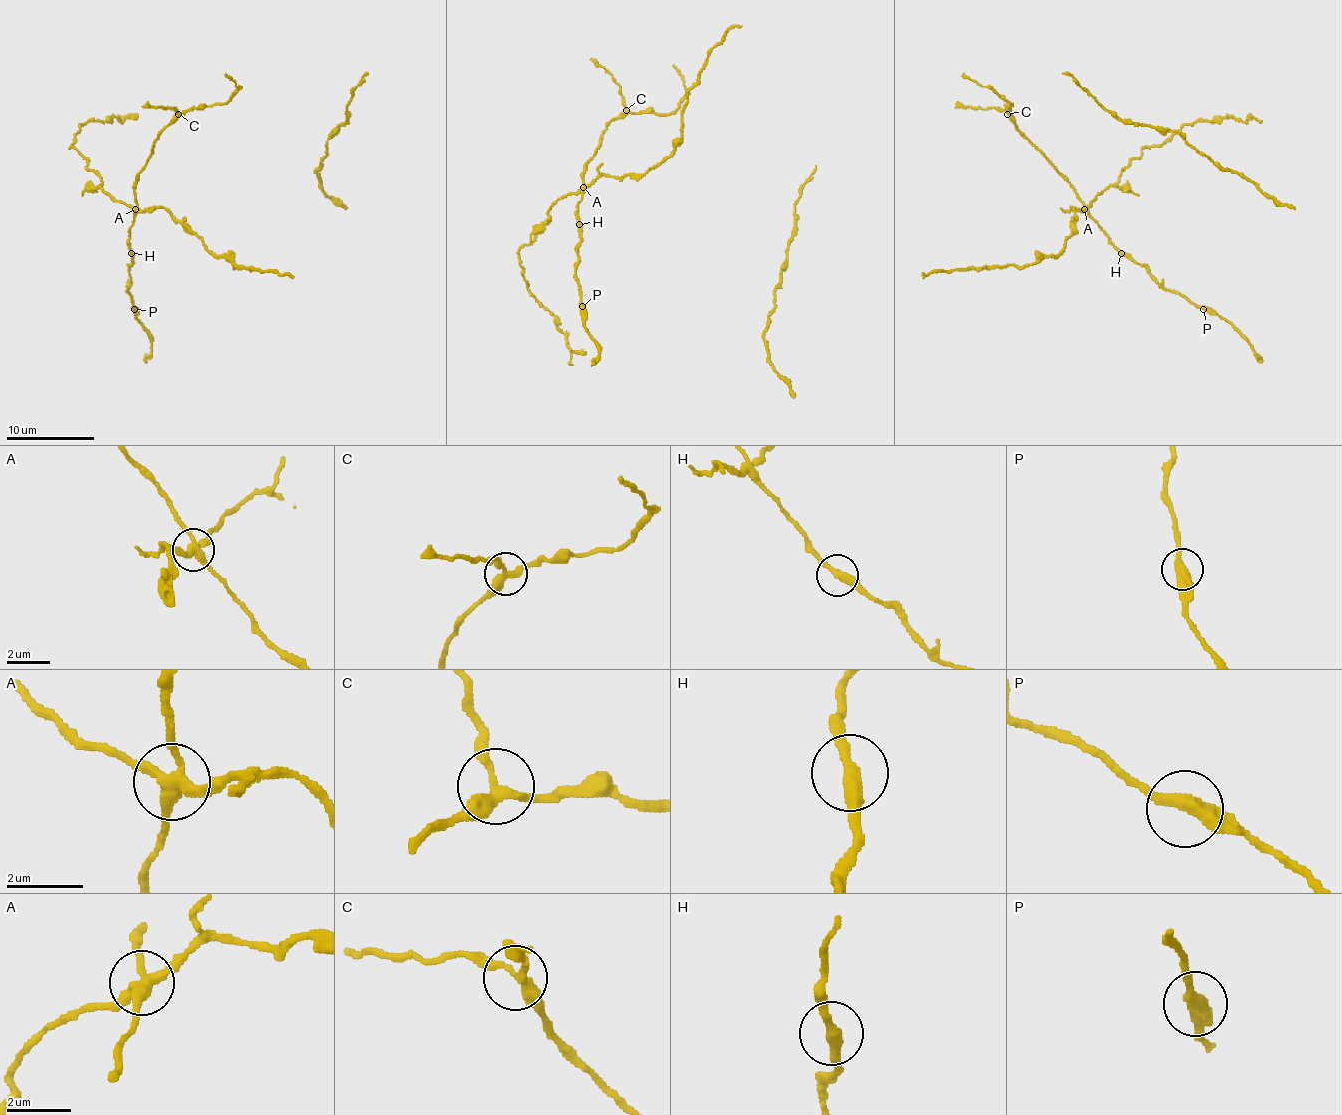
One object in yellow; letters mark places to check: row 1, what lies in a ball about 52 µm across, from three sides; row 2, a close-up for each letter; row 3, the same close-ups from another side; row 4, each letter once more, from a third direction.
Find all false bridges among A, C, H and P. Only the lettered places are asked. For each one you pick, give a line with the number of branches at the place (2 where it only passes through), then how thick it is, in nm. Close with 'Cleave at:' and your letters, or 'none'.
A: Branches: 4. Thickness 340 nm
C: Branches: 3. Thickness 280 nm
Cleave at: A, C

